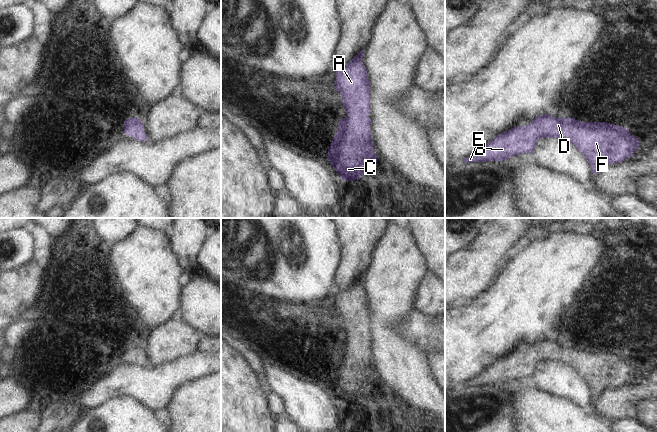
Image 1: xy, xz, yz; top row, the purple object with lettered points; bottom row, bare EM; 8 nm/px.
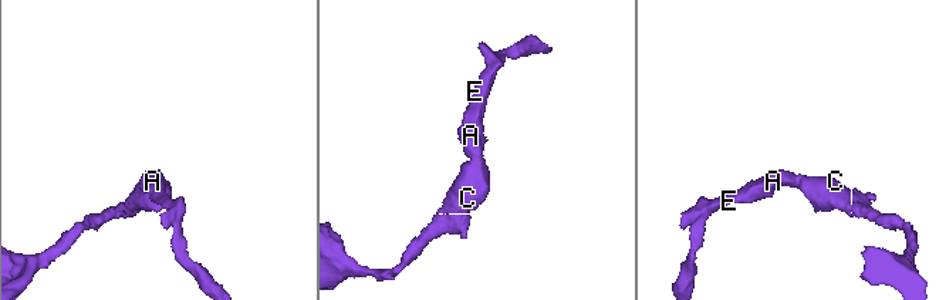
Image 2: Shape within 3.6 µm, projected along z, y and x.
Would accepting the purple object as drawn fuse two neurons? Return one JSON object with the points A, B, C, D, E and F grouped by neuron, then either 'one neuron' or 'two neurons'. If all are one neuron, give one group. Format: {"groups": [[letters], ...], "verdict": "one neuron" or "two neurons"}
{"groups": [["A", "B", "C", "D", "E", "F"]], "verdict": "one neuron"}

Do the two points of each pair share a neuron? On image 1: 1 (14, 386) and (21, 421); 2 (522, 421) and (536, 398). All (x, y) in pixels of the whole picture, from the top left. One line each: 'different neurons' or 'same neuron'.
1: different neurons
2: same neuron

